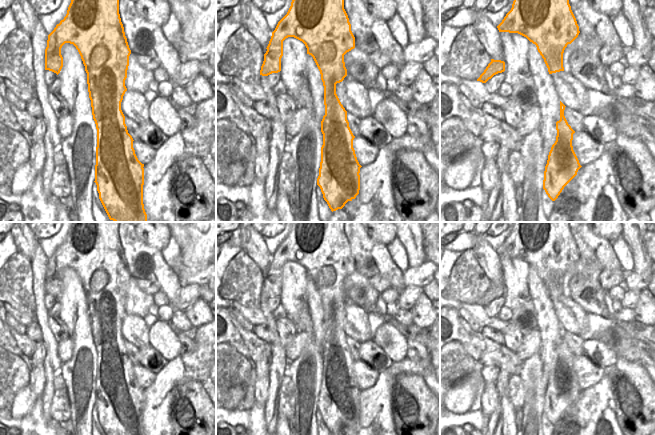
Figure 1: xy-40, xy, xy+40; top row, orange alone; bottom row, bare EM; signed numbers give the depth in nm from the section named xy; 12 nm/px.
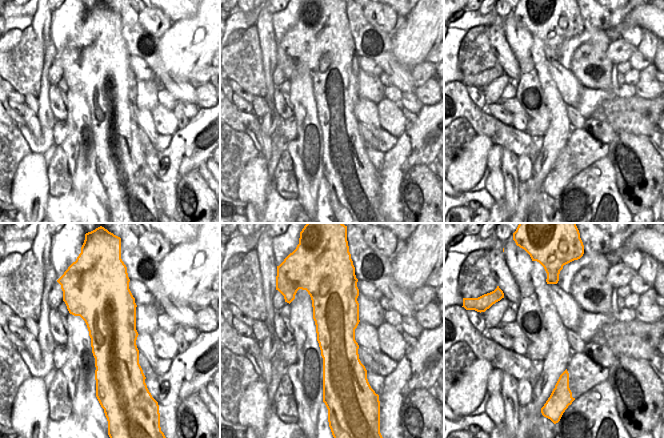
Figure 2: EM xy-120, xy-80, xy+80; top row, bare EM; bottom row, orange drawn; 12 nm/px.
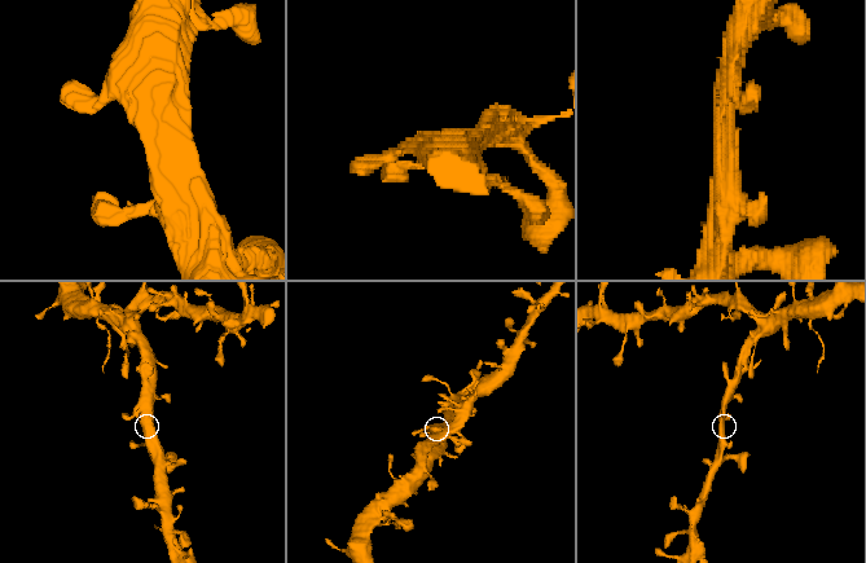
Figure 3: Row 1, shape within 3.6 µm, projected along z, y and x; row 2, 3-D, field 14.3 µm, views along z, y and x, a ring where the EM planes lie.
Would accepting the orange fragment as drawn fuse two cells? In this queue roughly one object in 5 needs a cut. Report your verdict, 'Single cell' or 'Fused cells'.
Single cell.

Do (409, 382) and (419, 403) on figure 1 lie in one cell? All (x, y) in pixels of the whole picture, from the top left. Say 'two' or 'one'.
one

